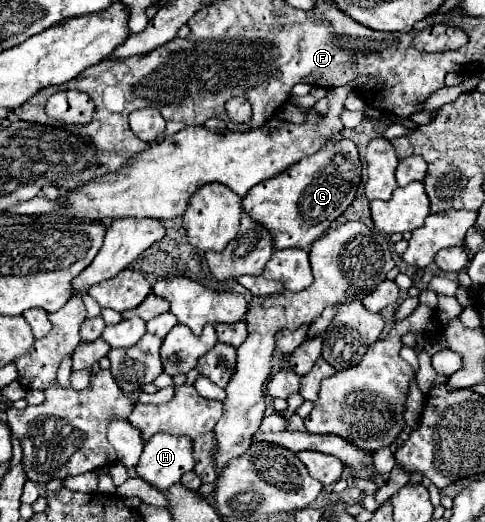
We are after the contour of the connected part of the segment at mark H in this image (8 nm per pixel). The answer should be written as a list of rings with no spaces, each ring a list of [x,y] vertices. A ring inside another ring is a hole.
[[[156,433],[144,443],[140,463],[136,465],[138,475],[164,491],[174,485],[186,471],[194,469],[192,439],[186,435]]]

